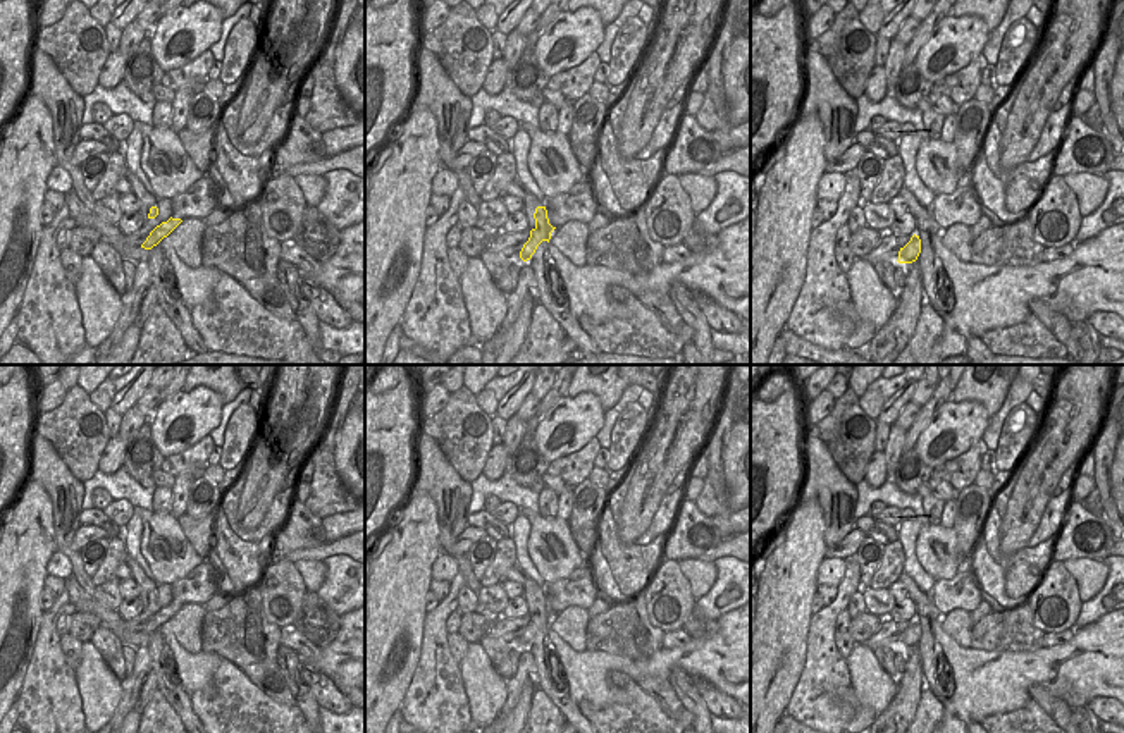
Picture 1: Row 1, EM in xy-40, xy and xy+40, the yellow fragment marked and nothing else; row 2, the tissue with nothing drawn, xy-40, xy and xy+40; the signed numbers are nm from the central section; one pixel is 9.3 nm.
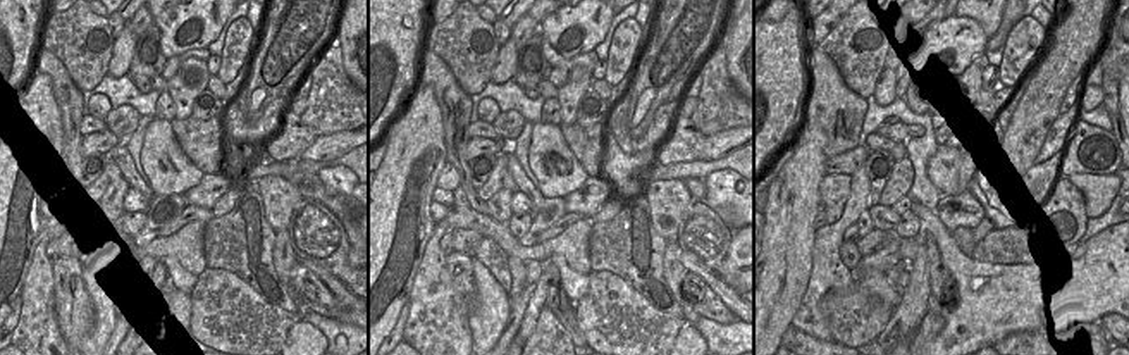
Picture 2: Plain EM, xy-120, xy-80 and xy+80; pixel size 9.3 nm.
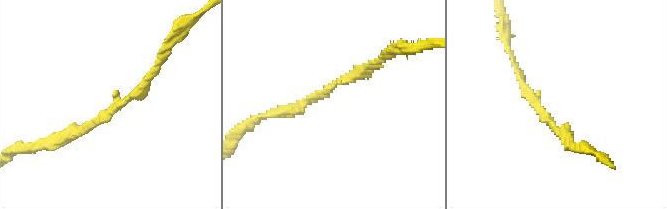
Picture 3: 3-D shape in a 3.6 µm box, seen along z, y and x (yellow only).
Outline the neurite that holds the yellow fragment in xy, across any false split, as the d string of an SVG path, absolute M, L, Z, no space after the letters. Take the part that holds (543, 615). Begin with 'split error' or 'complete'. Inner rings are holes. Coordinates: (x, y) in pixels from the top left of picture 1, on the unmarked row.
complete | M537 592L535 599L534 599L534 604L535 604L535 613L530 616L530 623L528 623L528 626L523 630L523 633L520 637L520 644L523 647L532 644L532 640L535 638L537 631L542 626L549 628L551 618L556 614L556 613L553 613L549 609L546 592Z

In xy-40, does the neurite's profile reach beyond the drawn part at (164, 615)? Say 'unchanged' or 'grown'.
unchanged

